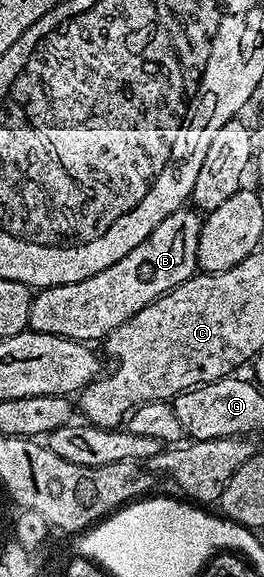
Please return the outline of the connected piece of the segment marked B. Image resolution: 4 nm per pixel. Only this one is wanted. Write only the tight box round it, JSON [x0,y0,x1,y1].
[28,210,202,341]

